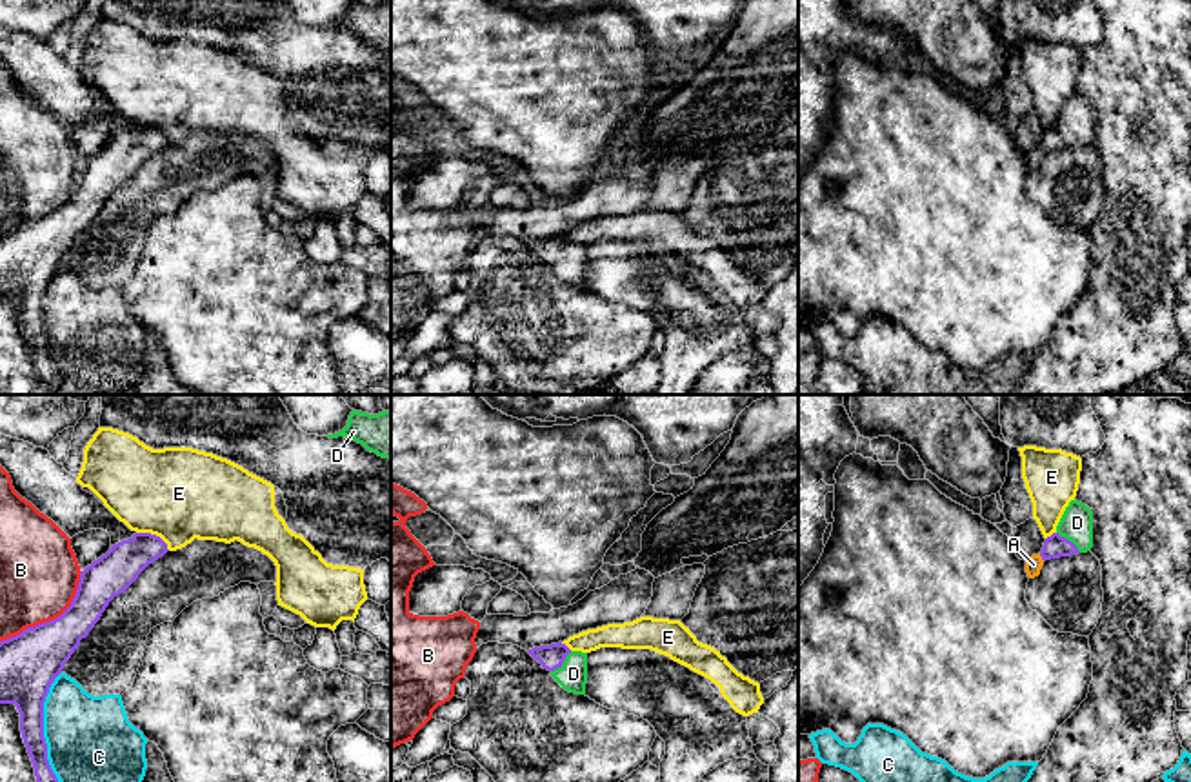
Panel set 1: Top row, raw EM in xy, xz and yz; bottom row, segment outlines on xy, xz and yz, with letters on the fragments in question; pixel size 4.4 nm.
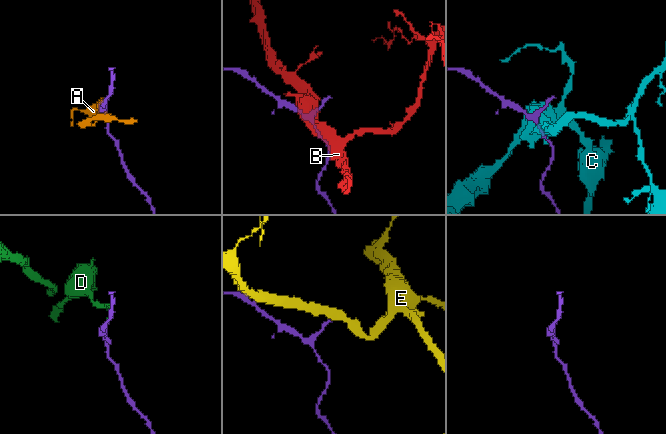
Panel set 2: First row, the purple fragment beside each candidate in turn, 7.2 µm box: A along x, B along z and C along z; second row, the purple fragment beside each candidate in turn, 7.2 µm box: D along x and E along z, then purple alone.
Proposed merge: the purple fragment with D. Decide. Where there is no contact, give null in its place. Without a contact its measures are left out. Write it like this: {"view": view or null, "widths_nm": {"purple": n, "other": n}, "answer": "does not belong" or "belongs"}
{"view": "xz", "widths_nm": {"purple": 110, "other": 130}, "answer": "belongs"}

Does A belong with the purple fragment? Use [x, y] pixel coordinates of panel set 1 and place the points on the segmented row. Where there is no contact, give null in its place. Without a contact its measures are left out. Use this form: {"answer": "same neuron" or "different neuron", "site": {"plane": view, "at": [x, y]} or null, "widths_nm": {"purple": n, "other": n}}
{"answer": "different neuron", "site": {"plane": "yz", "at": [1040, 555]}, "widths_nm": {"purple": 110, "other": 70}}

